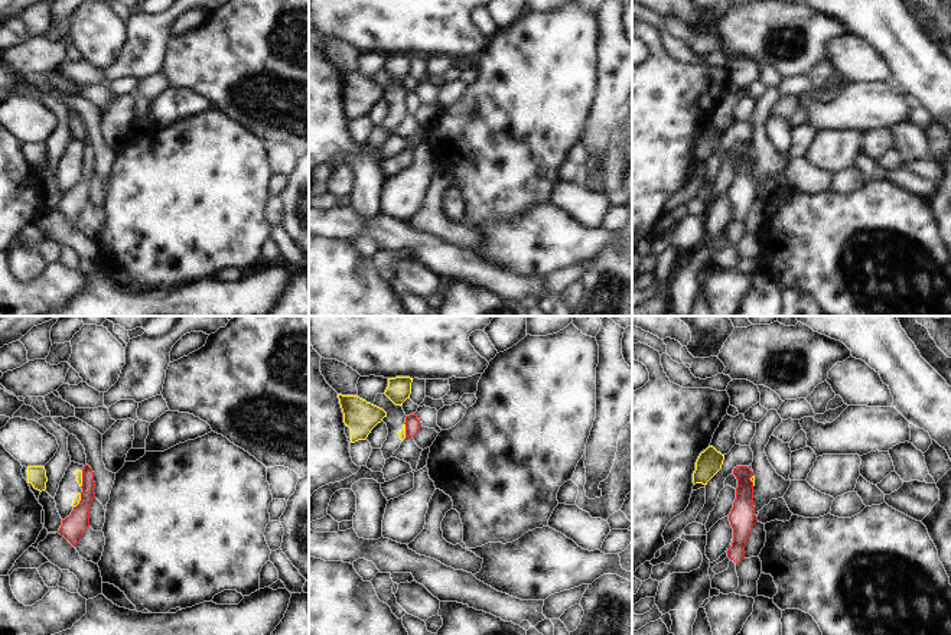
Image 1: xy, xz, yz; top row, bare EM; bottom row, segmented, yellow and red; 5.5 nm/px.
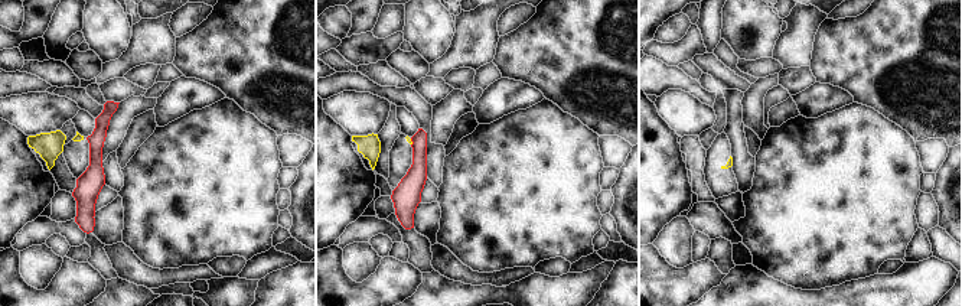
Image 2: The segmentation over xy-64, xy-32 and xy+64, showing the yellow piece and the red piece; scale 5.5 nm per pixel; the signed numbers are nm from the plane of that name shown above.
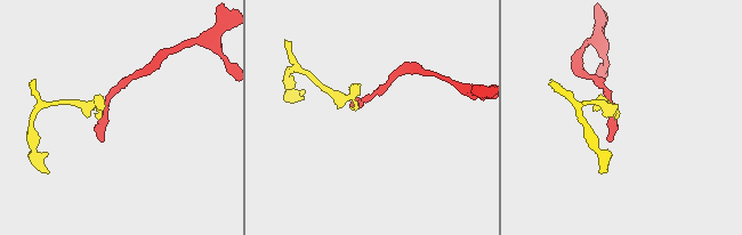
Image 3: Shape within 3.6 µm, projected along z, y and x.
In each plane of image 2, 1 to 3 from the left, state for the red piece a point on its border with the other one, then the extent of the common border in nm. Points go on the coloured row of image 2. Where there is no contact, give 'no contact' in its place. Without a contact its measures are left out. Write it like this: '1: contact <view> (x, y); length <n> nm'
1: no contact
2: contact xy-32 (411, 142); length 40 nm
3: no contact

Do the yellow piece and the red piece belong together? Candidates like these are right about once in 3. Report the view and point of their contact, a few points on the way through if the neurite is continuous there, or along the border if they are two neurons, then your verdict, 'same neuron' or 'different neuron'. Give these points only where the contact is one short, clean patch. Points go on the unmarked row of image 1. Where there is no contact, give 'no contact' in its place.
contact xy (81, 156); border xy (82, 147), (81, 163); different neuron

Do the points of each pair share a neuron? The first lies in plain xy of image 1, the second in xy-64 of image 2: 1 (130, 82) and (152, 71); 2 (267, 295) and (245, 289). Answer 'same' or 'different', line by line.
1: same
2: same

